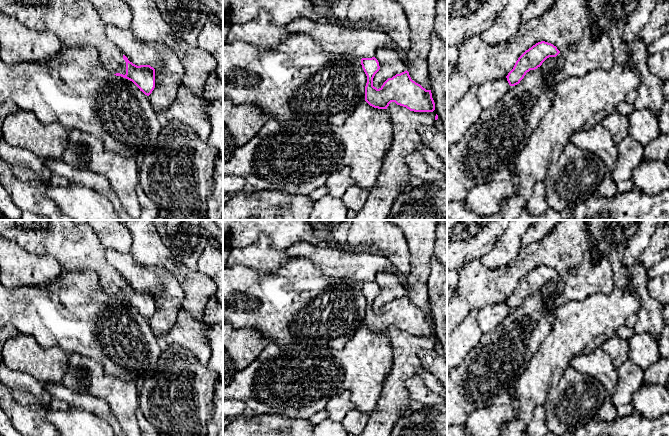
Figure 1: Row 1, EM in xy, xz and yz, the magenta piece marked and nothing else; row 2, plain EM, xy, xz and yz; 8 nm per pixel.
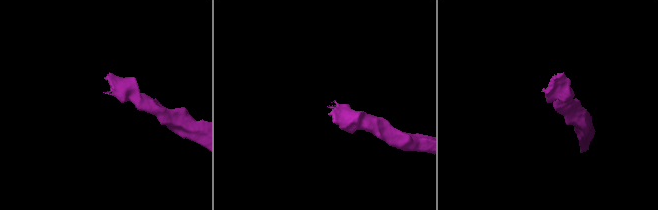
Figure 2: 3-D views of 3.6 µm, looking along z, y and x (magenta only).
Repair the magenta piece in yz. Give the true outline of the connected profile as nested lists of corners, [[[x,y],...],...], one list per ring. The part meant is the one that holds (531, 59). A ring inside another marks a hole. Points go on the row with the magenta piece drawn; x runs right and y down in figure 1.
[[[541,41],[526,50],[506,76],[510,86],[520,83],[527,72],[535,70],[549,57],[556,57],[560,51],[551,43]]]

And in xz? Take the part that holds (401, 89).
[[[375,57],[362,58],[361,65],[367,76],[365,101],[370,106],[387,109],[391,102],[395,102],[414,112],[433,112],[435,110],[431,90],[426,90],[413,81],[407,70],[388,78],[377,89],[373,86],[373,78],[380,69],[378,60]]]

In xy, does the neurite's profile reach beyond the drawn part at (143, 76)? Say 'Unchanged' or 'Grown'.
Grown

